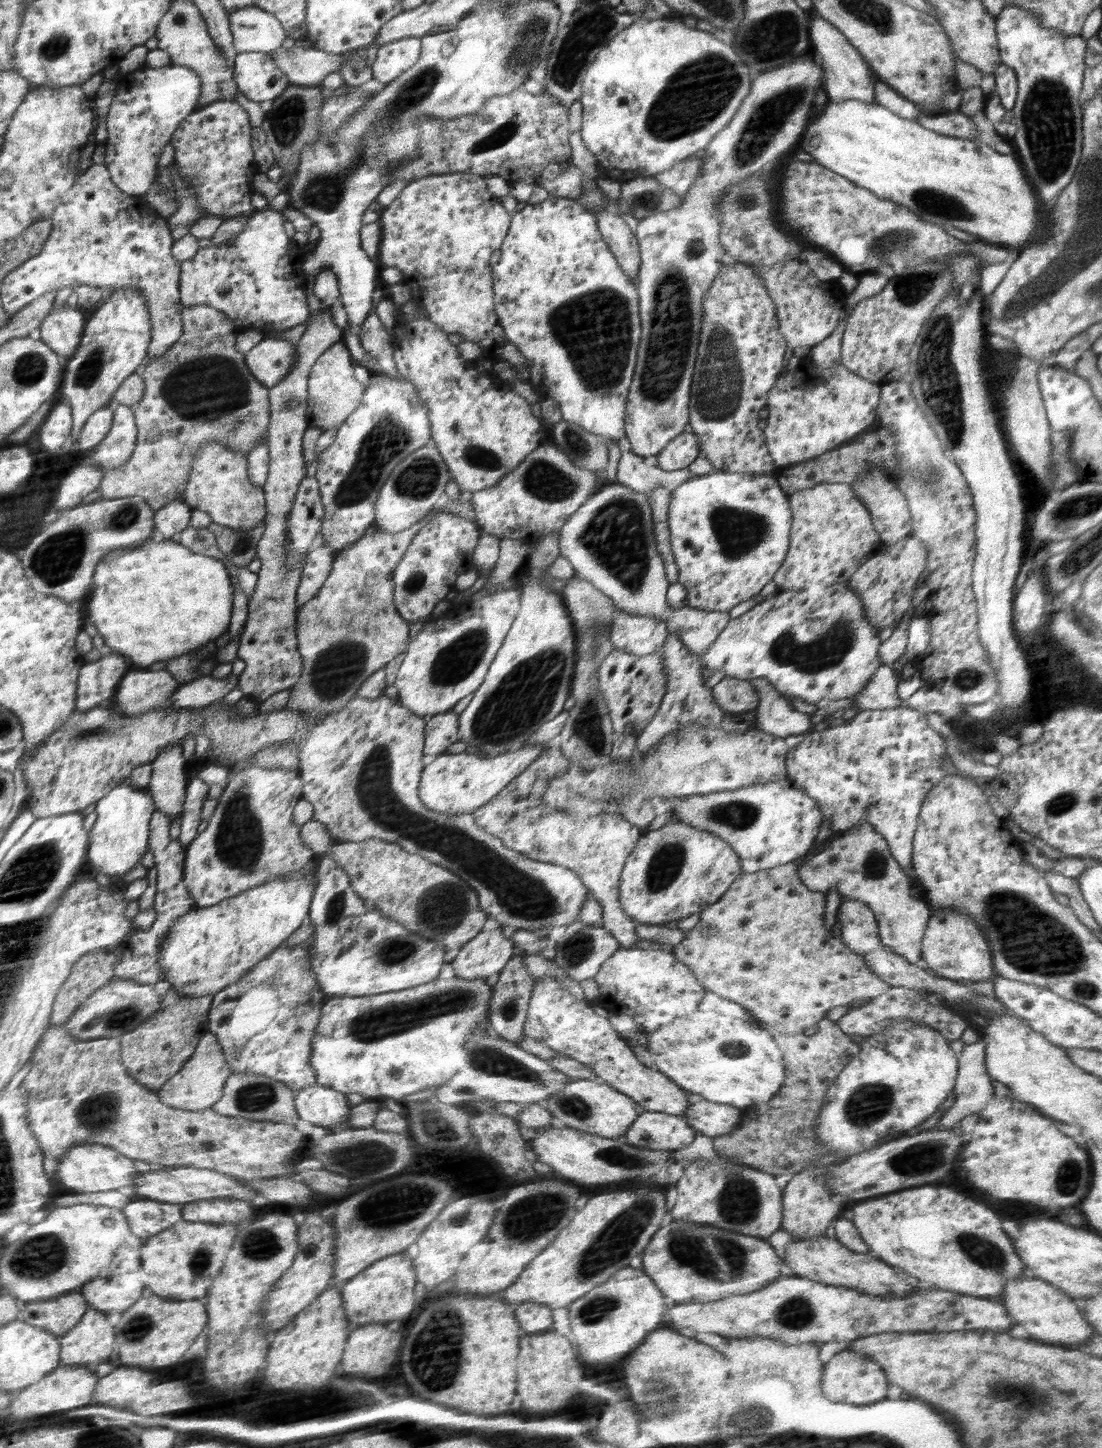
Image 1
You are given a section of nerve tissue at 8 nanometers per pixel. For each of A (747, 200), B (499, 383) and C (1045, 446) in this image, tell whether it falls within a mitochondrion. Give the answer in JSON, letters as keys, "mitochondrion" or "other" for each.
{"A":"mitochondrion","B":"other","C":"other"}

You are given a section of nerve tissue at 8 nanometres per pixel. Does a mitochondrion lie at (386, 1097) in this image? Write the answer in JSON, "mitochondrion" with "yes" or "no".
{"mitochondrion":"no"}

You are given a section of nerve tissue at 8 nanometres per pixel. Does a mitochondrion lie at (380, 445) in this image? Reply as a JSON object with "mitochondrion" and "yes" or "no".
{"mitochondrion":"yes"}

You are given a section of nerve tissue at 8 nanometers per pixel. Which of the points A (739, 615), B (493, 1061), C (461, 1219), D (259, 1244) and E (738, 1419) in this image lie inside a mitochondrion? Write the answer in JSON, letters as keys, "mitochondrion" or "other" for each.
{"A":"other","B":"mitochondrion","C":"mitochondrion","D":"mitochondrion","E":"mitochondrion"}

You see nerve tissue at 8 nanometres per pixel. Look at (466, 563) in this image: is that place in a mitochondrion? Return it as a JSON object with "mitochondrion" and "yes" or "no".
{"mitochondrion":"no"}

